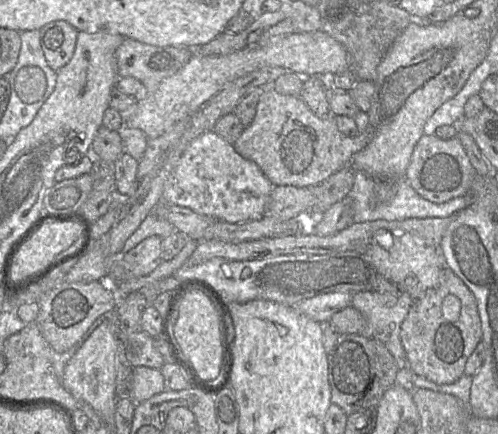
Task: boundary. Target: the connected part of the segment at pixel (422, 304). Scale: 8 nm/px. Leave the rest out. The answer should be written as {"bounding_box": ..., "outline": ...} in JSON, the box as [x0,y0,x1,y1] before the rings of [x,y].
{"bounding_box":[400,268,482,384],"outline":[[[449,268],[443,269],[440,284],[415,300],[401,325],[400,337],[408,365],[414,374],[436,384],[451,384],[464,375],[468,358],[482,340],[482,325],[476,297],[472,290]]]}

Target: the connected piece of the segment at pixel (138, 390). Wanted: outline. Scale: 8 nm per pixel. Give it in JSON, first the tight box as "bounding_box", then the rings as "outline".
{"bounding_box":[128,367,165,403],"outline":[[[136,367],[132,371],[128,397],[135,403],[141,403],[165,390],[161,371],[149,367]]]}

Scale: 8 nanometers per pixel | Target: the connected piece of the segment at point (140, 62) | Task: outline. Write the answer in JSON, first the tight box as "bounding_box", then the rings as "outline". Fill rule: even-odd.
{"bounding_box":[115,38,192,93],"outline":[[[125,38],[115,52],[119,78],[138,79],[146,93],[156,91],[160,83],[176,74],[192,55],[188,47],[159,47],[131,38]]]}

